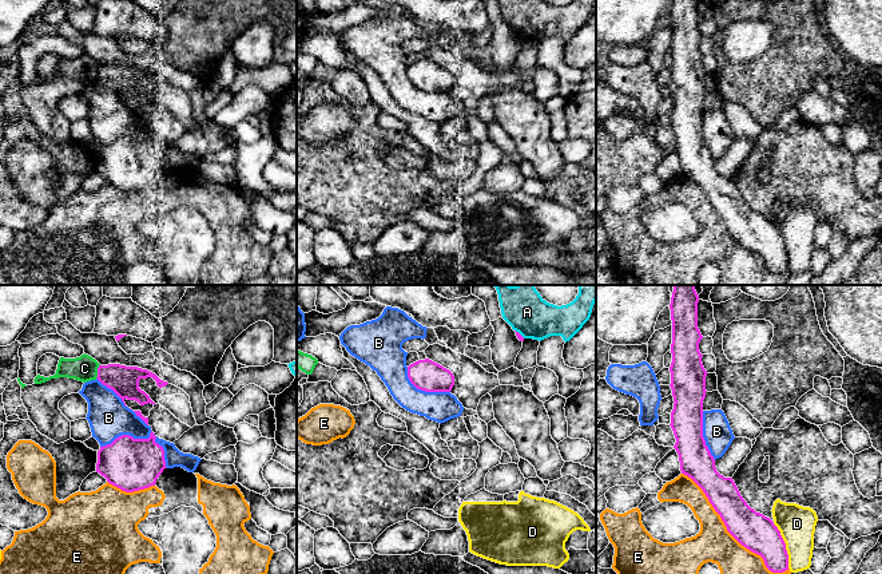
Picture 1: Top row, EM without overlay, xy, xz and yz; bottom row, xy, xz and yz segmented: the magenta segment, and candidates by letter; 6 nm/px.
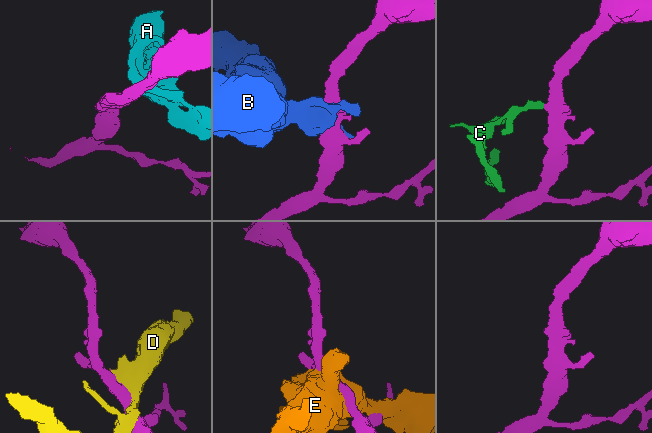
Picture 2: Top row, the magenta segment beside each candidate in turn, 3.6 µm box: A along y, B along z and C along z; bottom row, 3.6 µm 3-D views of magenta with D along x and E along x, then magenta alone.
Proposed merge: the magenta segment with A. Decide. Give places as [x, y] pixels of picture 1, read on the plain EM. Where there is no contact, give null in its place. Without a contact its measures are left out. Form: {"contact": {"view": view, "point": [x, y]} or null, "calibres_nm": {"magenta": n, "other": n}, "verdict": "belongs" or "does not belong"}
{"contact": {"view": "xz", "point": [519, 34]}, "calibres_nm": {"magenta": 40, "other": 240}, "verdict": "does not belong"}

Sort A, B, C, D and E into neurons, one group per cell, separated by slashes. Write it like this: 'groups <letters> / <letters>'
groups A / B / C / D / E

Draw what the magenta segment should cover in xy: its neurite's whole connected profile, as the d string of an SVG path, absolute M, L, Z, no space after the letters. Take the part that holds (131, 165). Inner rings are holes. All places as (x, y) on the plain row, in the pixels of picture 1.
M152 131L148 139L134 139L130 135L116 138L98 151L96 173L126 193L155 186L167 169L164 150L155 139Z

